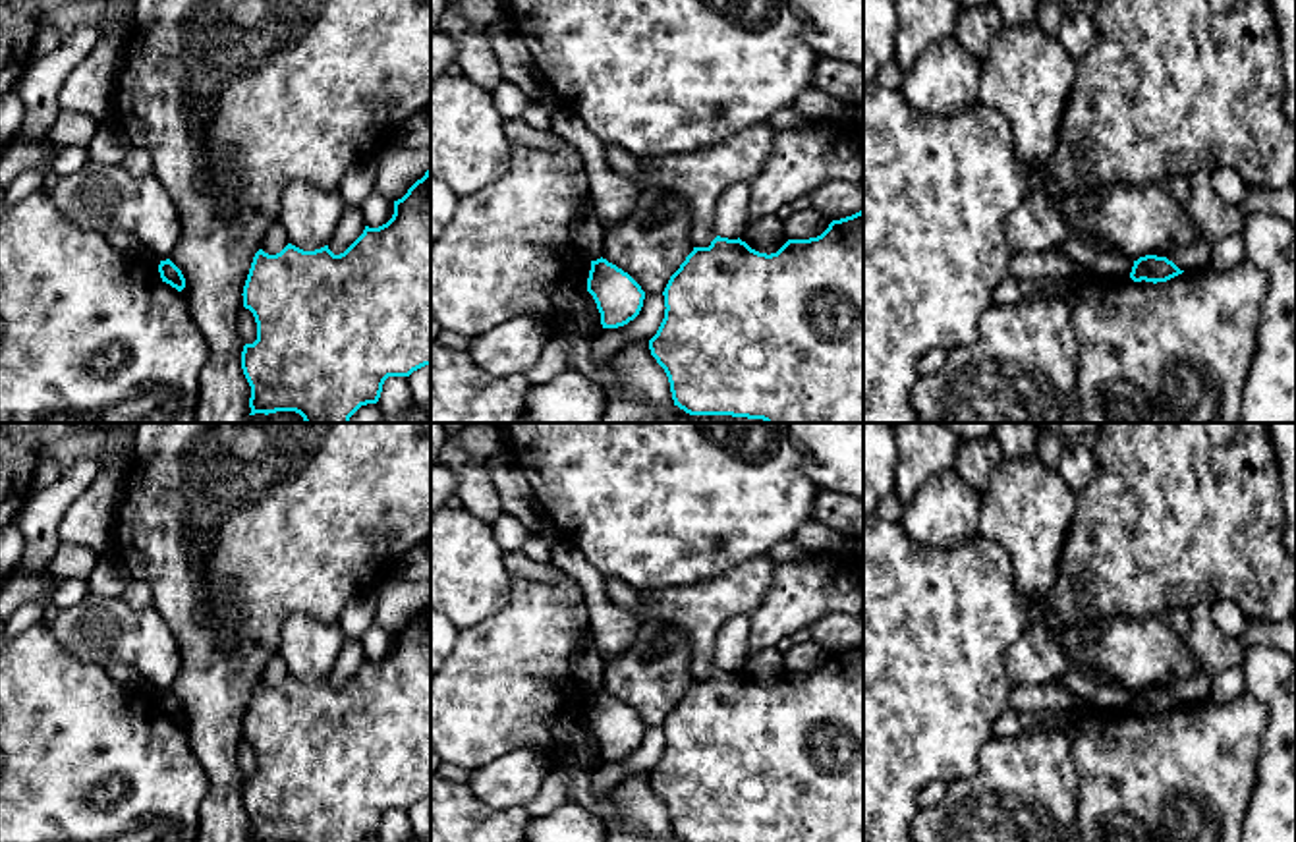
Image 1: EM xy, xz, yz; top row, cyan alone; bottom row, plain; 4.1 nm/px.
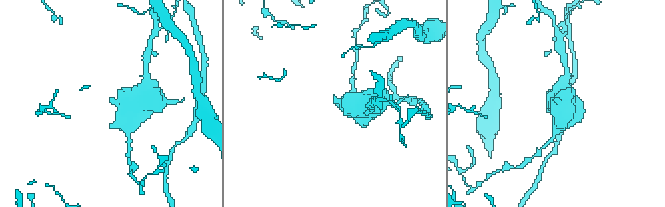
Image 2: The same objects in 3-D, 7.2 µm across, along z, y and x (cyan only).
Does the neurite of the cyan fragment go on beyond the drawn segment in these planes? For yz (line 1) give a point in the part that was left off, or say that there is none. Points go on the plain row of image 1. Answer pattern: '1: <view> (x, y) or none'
1: none

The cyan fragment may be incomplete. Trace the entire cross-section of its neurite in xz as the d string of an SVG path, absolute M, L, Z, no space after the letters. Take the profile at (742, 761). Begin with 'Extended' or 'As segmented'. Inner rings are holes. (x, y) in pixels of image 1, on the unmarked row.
As segmented. M863 643L840 653L832 653L829 660L817 670L788 672L776 686L771 688L751 682L740 670L728 672L717 668L709 680L693 680L680 701L670 709L662 728L666 740L664 751L657 767L649 772L649 782L657 796L664 801L670 815L674 838L678 838L680 842L863 842Z

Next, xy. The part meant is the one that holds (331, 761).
As segmented. M431 601L394 633L386 657L365 659L340 688L328 678L303 684L288 676L276 688L259 682L241 728L257 755L257 772L241 784L251 842L359 842L377 836L388 809L409 809L431 798Z

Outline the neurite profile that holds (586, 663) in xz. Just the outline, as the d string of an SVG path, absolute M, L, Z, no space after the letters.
M583 624L578 630L576 651L570 659L570 668L574 678L589 695L603 689L605 660L597 649L589 624Z

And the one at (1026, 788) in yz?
M1057 730L1016 732L989 738L977 772L948 782L941 803L919 809L914 842L1080 842L1080 776L1070 740Z

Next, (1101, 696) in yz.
M1068 670L1066 674L1055 678L1053 684L1091 701L1095 709L1126 711L1134 699L1134 693L1128 688L1097 684L1078 670Z

